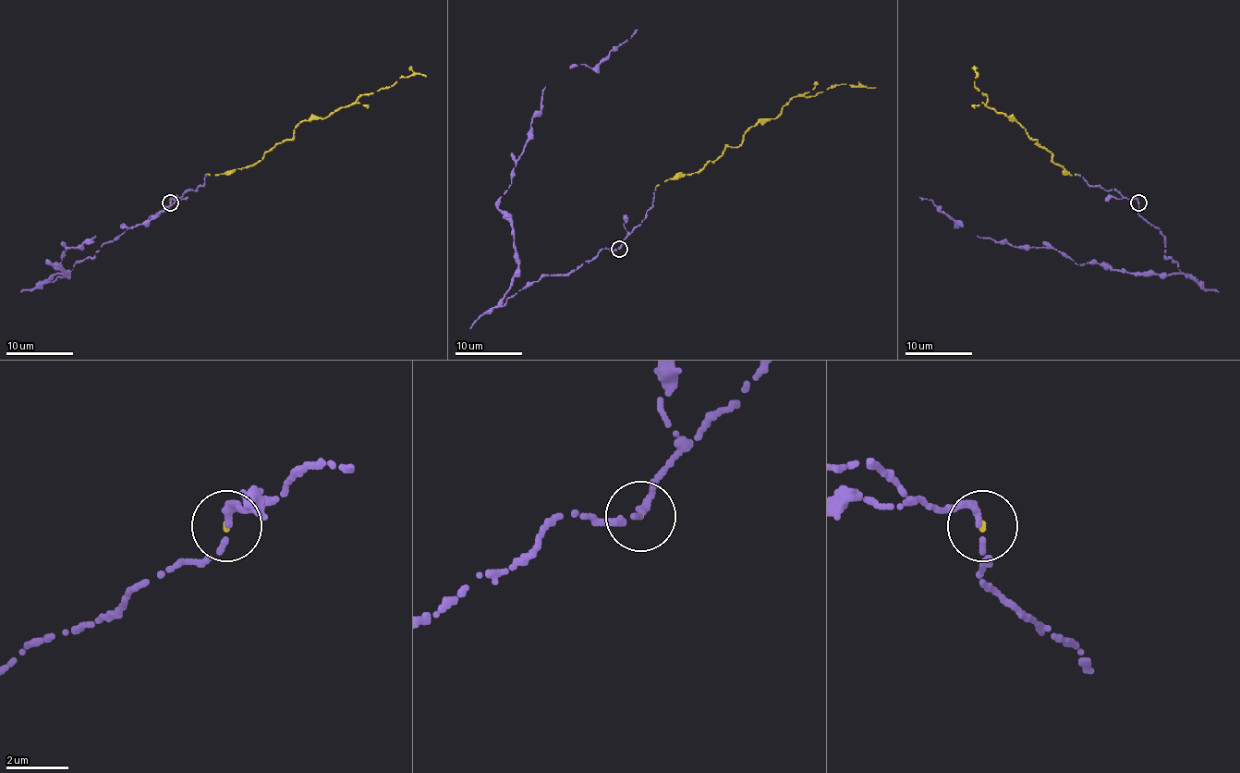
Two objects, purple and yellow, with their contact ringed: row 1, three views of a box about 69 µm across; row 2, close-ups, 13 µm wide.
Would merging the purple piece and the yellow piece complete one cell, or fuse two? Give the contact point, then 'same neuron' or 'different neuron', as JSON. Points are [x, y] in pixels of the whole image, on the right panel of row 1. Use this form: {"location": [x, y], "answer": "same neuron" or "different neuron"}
{"location": [1138, 202], "answer": "same neuron"}

